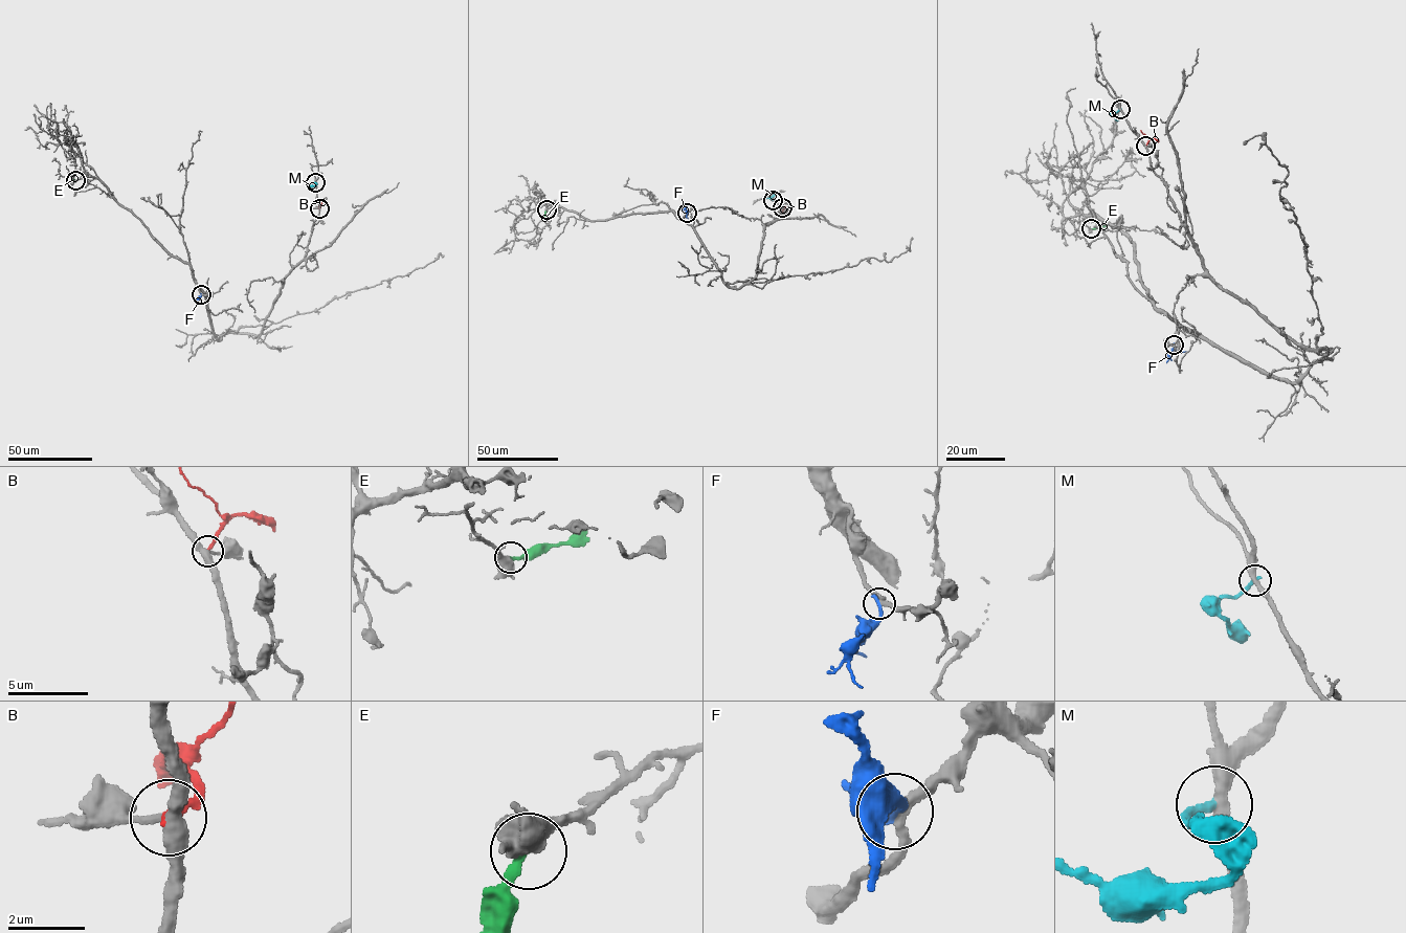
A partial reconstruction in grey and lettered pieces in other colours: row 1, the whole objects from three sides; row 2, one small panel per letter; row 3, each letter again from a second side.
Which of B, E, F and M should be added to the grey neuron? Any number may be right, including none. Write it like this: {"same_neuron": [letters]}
{"same_neuron": ["E"]}

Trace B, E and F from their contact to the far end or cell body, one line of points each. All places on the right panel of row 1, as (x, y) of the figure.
B: (1145, 146), (1148, 139), (1140, 130)
E: (1091, 228), (1105, 223)
F: (1174, 345), (1166, 362)

